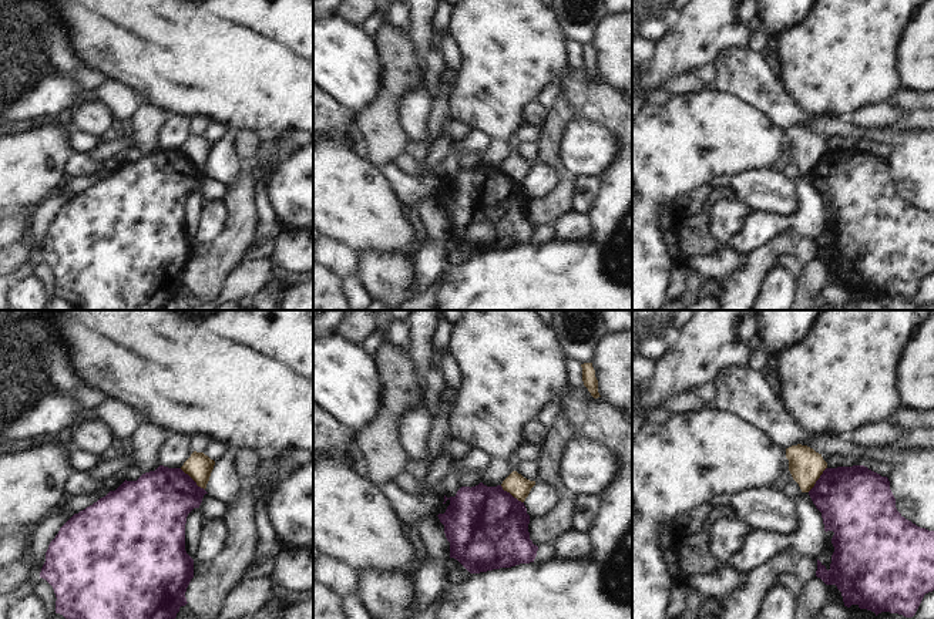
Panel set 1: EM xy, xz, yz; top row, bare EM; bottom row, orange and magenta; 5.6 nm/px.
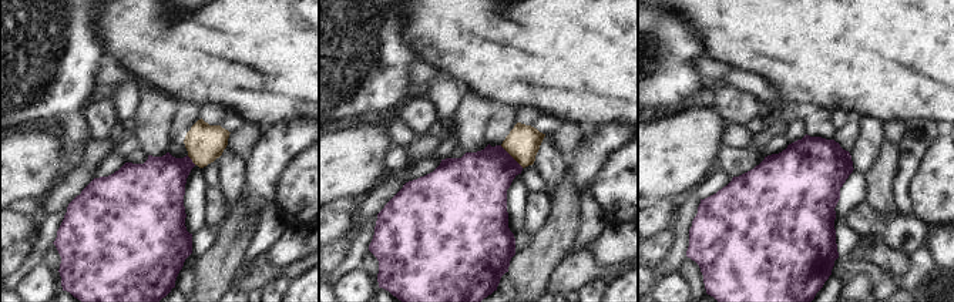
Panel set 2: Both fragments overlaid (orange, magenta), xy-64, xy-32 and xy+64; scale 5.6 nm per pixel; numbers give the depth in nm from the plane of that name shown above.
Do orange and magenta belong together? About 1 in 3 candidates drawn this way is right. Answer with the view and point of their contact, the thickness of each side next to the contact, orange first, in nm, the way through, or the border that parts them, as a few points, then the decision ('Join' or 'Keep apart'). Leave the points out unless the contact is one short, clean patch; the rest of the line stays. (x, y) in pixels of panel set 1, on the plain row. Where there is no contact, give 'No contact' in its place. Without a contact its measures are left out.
Touches orange at xy (192, 160). Thickness 150 nm (orange) against 360 nm. Boundary: xy (180, 150), (204, 171). Keep apart.

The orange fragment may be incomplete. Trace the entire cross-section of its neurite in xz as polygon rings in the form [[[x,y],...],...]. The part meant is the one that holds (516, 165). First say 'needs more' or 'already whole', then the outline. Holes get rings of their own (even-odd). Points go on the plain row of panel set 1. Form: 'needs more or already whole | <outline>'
already whole | [[[513,152],[501,165],[504,172],[510,174],[514,179],[517,179],[521,184],[525,182],[534,166],[535,162],[524,159],[517,152]]]

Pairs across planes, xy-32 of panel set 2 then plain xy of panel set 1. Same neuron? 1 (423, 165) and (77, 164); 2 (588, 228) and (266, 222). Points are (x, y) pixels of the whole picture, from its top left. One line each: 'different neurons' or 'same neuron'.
1: different neurons
2: same neuron

